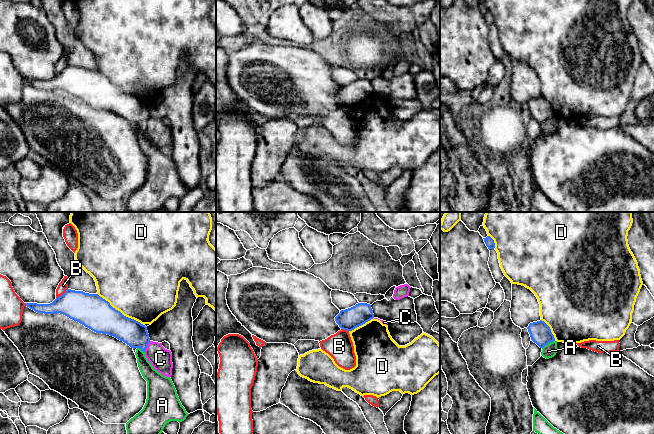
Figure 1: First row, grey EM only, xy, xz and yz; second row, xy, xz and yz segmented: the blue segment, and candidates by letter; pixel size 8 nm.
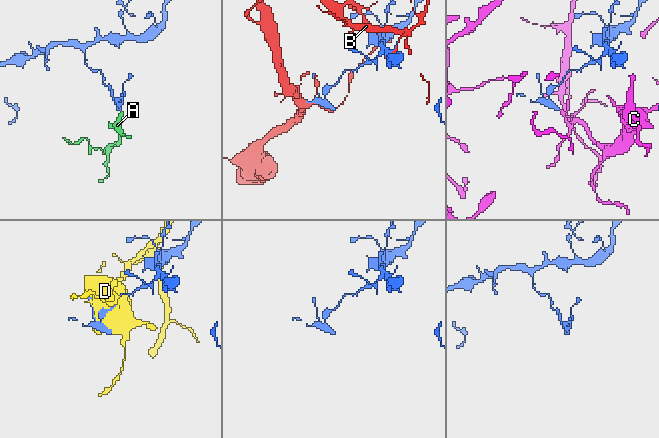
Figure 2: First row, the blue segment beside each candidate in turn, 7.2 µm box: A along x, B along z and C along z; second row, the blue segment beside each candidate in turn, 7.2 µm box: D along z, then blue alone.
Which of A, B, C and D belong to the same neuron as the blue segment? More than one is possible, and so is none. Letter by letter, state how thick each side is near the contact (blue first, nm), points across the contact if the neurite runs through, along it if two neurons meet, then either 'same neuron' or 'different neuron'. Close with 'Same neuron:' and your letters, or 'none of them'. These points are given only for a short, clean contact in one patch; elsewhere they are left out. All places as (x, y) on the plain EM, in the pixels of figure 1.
A: calibres 170 and 110 nm; border yz (554, 116), (542, 124); different neuron
B: calibres 260 and 80 nm; different neuron
C: calibres 200 and 180 nm; different neuron
D: calibres 260 and 500 nm; different neuron
Same neuron: none of them

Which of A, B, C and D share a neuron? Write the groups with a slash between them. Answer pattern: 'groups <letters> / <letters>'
groups A / B / C / D

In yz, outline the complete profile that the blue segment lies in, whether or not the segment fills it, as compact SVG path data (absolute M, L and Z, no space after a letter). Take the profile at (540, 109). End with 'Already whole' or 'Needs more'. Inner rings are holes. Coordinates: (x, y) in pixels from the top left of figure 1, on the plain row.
M542 96L530 99L527 105L531 116L540 124L543 124L548 119L555 117L550 103Z. Already whole

